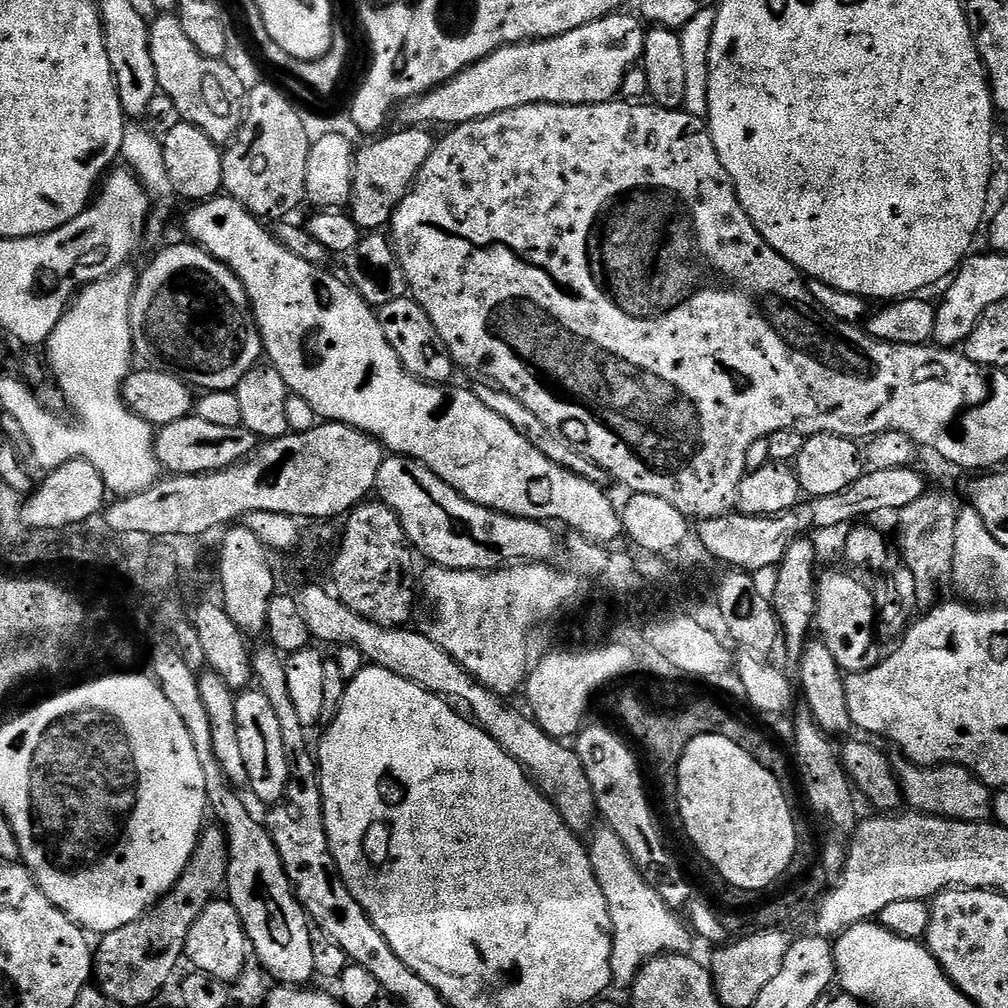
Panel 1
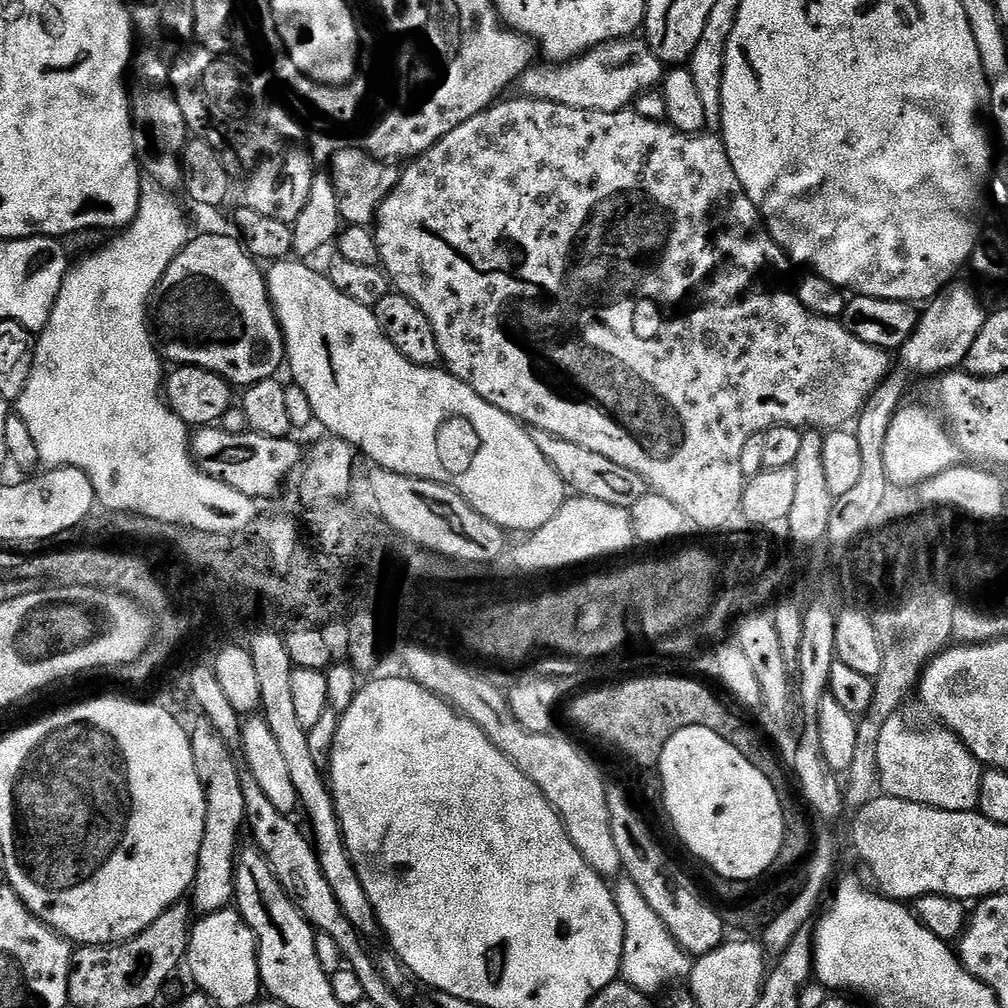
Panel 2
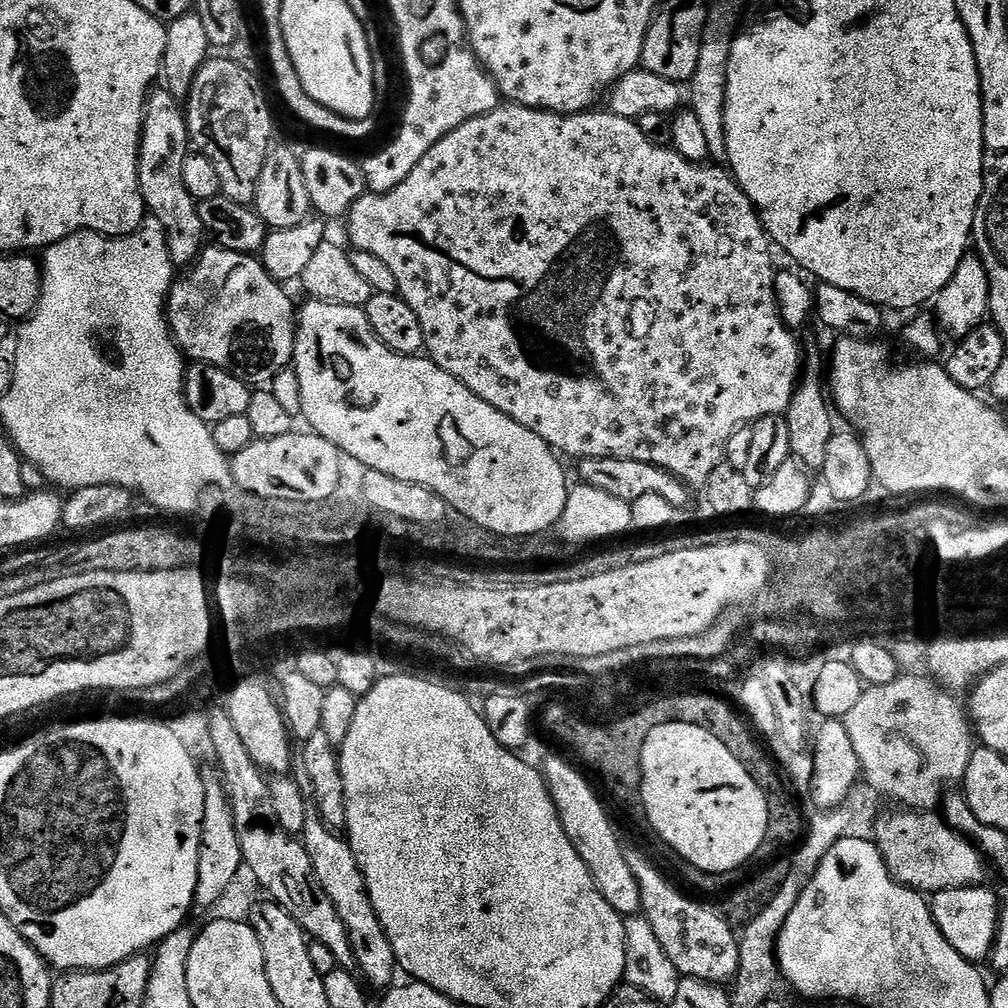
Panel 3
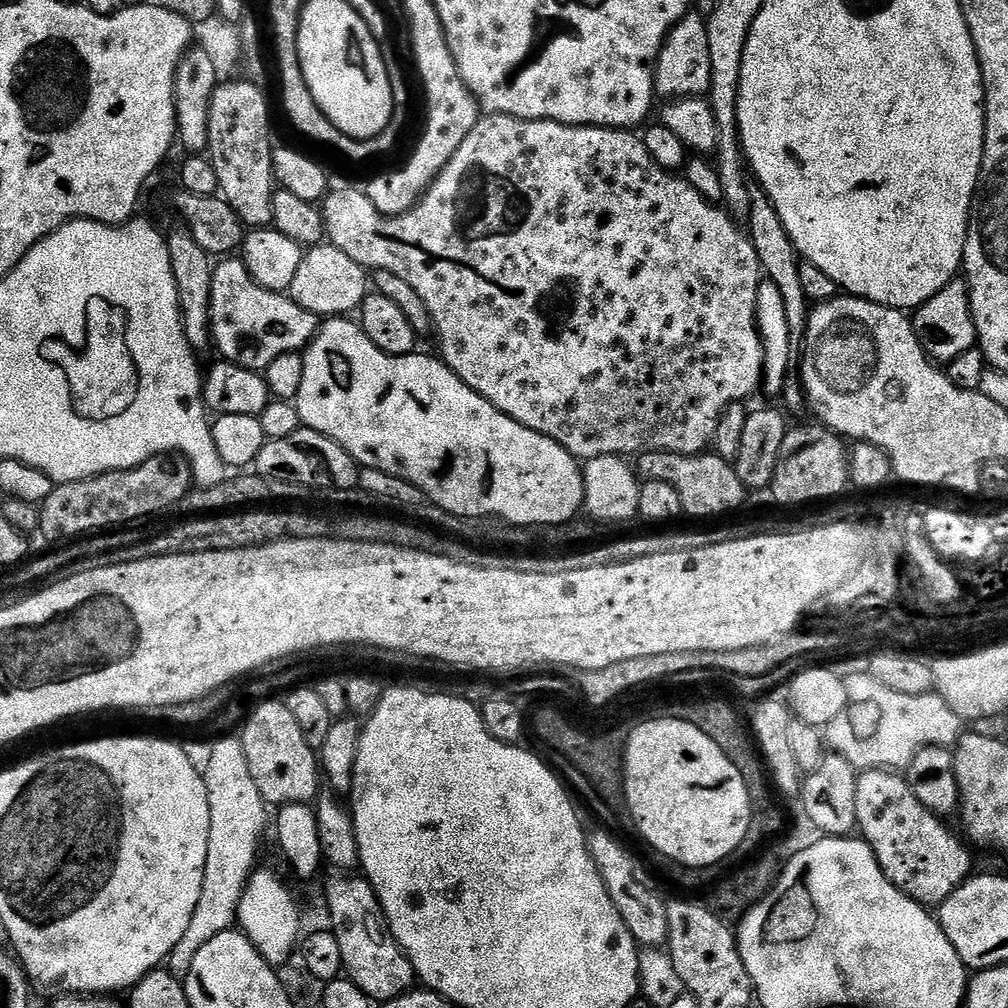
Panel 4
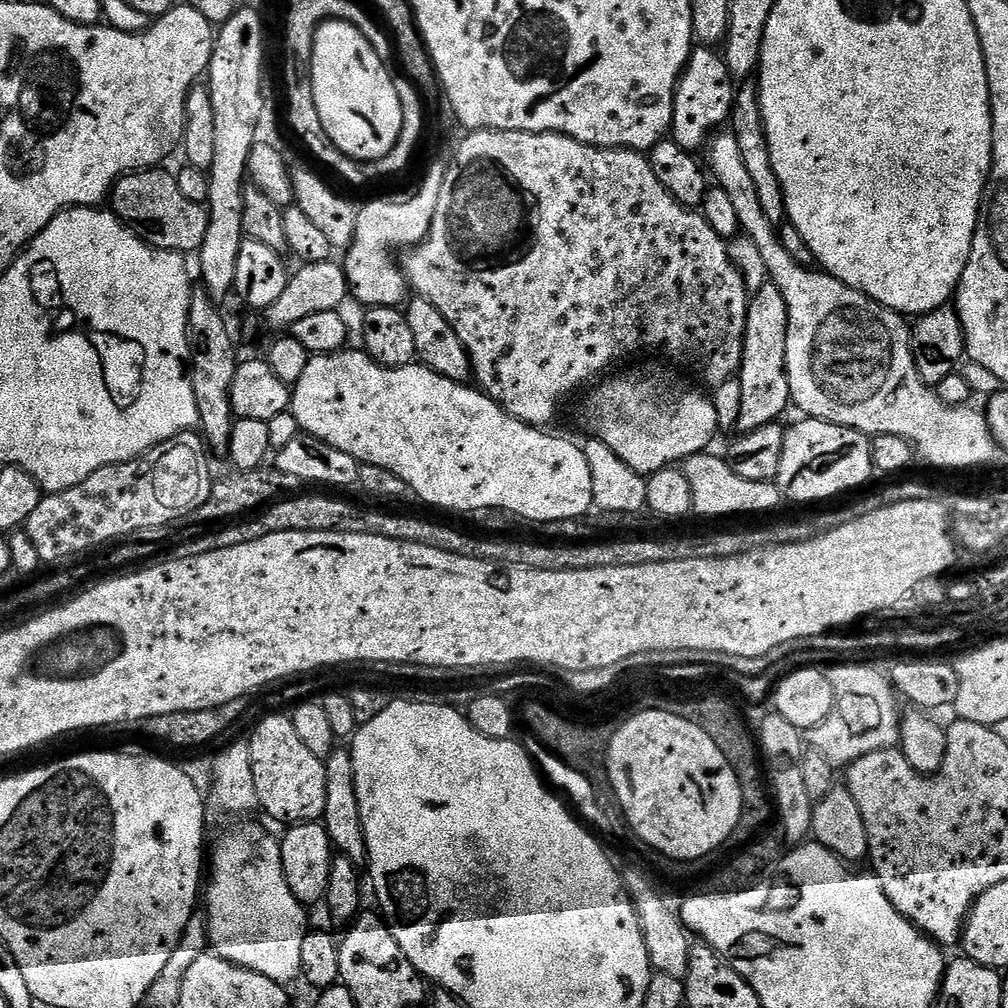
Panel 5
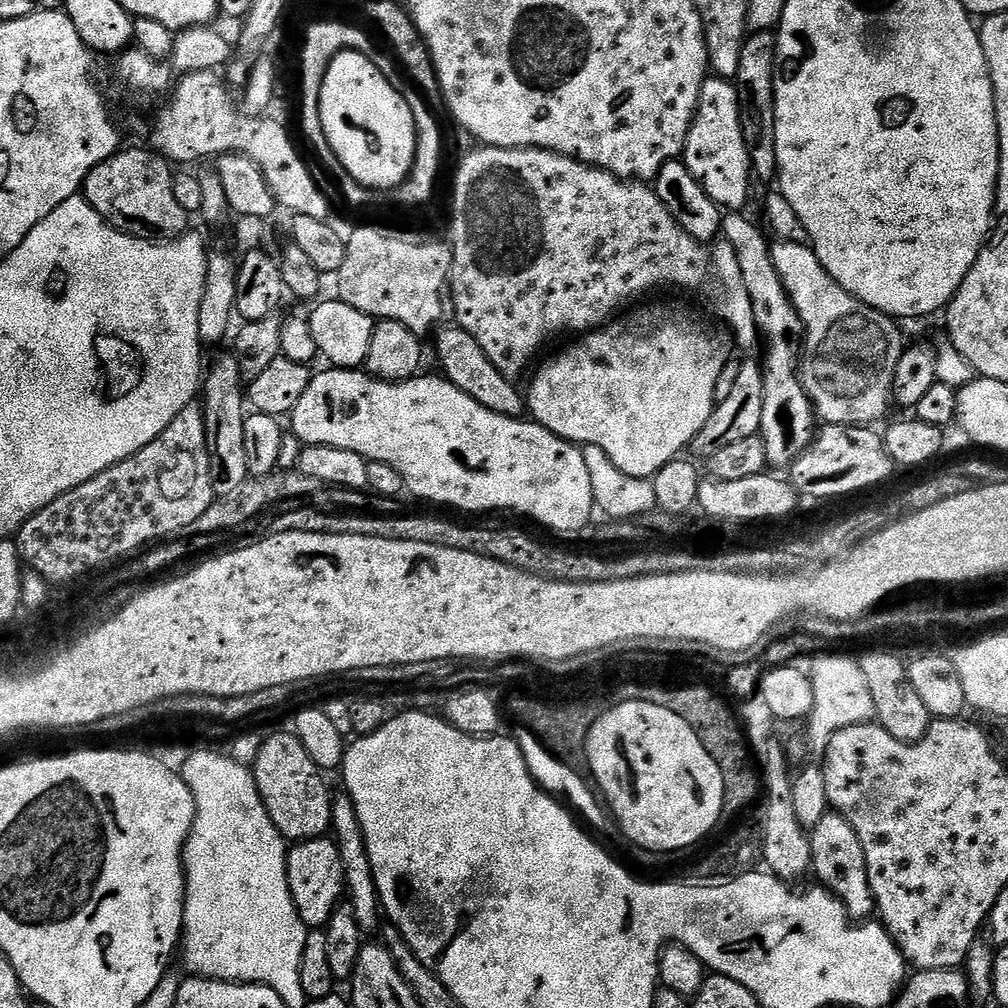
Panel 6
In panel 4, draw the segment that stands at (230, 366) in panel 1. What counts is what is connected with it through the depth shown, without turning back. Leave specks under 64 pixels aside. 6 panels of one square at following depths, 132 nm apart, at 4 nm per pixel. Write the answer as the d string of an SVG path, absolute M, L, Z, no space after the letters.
M224 258L213 267L210 322L215 351L220 351L219 355L231 364L259 373L274 358L307 349L318 331L318 317L314 313L300 308L291 295L258 286L240 258Z

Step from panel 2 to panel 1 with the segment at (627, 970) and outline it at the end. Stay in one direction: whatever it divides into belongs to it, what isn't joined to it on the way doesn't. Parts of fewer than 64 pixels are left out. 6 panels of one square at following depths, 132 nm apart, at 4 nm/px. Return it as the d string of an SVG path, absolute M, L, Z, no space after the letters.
M600 826L600 829L593 834L592 841L587 841L586 847L590 858L590 866L594 870L594 878L598 878L598 886L602 886L602 894L606 894L606 906L610 910L610 922L612 923L610 974L612 975L613 985L617 989L619 987L624 988L624 990L631 989L641 966L655 956L665 954L673 956L689 955L693 951L691 948L692 940L694 941L689 925L685 921L683 924L676 917L679 915L660 897L658 890L654 890L654 886L650 886L650 882L638 870L630 850L626 850L626 846L622 846L622 838L618 838L615 830L607 826Z

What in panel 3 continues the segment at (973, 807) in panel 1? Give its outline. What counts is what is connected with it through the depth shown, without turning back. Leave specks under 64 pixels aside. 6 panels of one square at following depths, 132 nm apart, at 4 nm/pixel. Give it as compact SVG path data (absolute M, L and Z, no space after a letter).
M902 674L886 686L865 687L857 695L854 710L850 710L843 721L850 734L850 742L854 742L854 751L858 753L863 783L866 782L874 791L897 800L900 803L897 805L905 809L936 810L941 807L946 789L959 785L970 766L974 751L974 728L965 705L963 708L957 697L941 688L931 677L918 674Z

